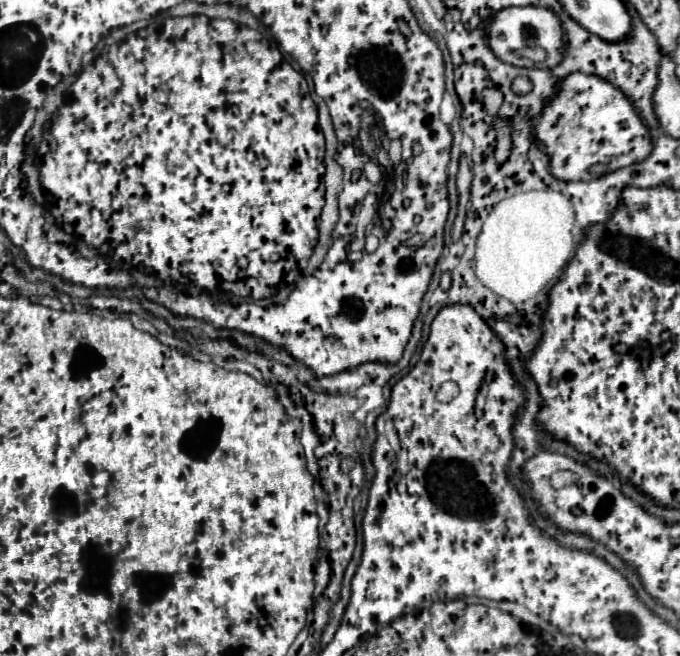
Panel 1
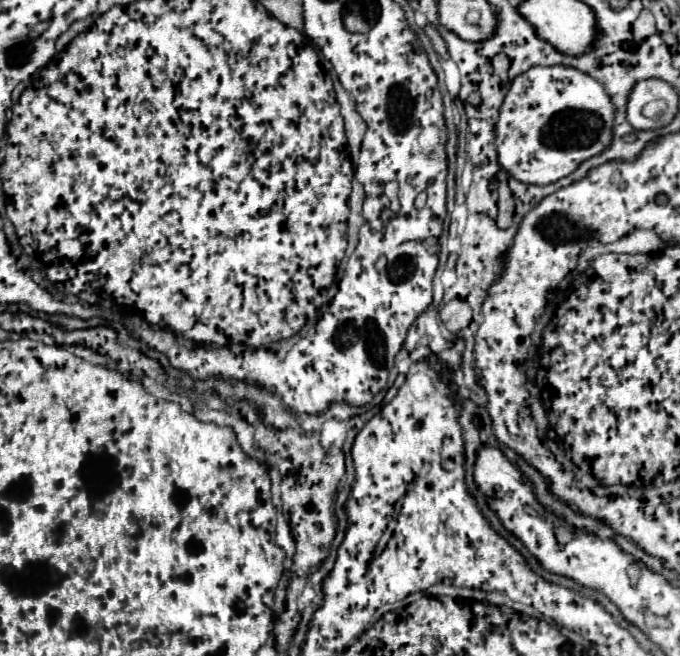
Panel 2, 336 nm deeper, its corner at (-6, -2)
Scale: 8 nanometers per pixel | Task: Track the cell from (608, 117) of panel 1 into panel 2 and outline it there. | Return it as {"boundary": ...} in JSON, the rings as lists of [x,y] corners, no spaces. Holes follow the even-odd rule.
{"boundary":[[[566,65],[532,67],[518,75],[504,97],[496,123],[498,163],[518,181],[528,185],[548,185],[574,173],[586,159],[600,155],[610,147],[614,131],[614,103],[602,83],[594,77]]]}

